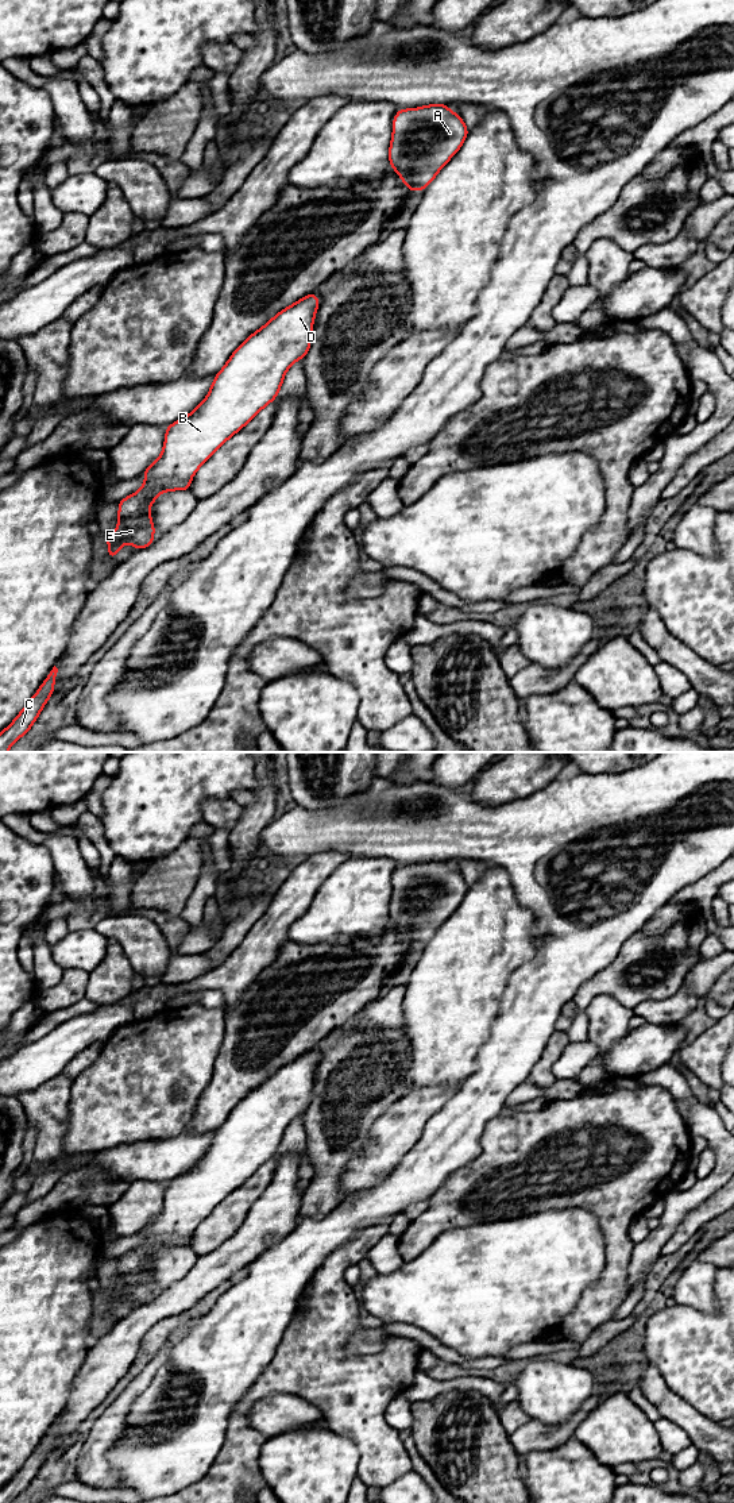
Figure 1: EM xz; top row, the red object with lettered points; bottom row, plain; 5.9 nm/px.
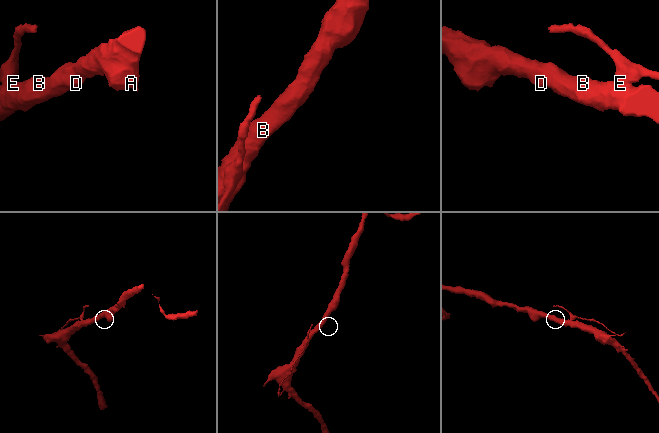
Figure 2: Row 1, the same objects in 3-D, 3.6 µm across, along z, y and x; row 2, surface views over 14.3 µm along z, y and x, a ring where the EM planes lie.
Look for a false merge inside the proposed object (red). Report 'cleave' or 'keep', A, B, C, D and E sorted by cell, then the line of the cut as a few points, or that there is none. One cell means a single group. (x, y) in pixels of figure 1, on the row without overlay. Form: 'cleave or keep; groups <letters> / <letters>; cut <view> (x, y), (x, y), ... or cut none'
cleave; groups A B D E / C; cut xz (111, 1288), (118, 1295), (119, 1305)

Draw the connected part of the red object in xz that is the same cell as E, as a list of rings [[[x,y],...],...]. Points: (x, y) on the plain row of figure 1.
[[[310,1049],[297,1059],[291,1060],[290,1063],[282,1065],[278,1068],[270,1078],[267,1078],[262,1084],[256,1086],[251,1092],[248,1092],[229,1113],[228,1118],[224,1121],[224,1124],[216,1130],[212,1142],[209,1145],[208,1152],[202,1156],[202,1159],[192,1167],[189,1171],[182,1174],[181,1176],[170,1180],[166,1183],[166,1191],[165,1191],[165,1201],[161,1213],[152,1218],[143,1229],[142,1232],[146,1233],[146,1237],[143,1242],[135,1248],[134,1250],[123,1255],[119,1257],[119,1269],[117,1269],[117,1287],[112,1288],[116,1291],[119,1295],[119,1306],[125,1300],[130,1299],[132,1300],[136,1306],[146,1304],[154,1299],[152,1294],[155,1290],[155,1283],[151,1277],[151,1267],[150,1261],[159,1253],[162,1248],[173,1248],[173,1246],[190,1246],[190,1237],[193,1236],[193,1232],[196,1228],[236,1188],[239,1188],[246,1180],[248,1180],[266,1161],[269,1161],[271,1157],[274,1157],[279,1149],[279,1145],[282,1142],[283,1134],[286,1128],[291,1124],[294,1118],[298,1115],[305,1114],[310,1105],[310,1098],[312,1098],[312,1086],[313,1086],[313,1079],[314,1079],[314,1072],[316,1068],[320,1063],[318,1053],[316,1049]]]

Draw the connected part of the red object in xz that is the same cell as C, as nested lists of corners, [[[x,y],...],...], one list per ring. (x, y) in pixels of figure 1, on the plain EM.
[[[54,1422],[28,1460],[22,1465],[16,1475],[3,1488],[0,1488],[0,1503],[11,1503],[30,1487],[50,1452],[54,1449],[57,1429],[58,1425]]]

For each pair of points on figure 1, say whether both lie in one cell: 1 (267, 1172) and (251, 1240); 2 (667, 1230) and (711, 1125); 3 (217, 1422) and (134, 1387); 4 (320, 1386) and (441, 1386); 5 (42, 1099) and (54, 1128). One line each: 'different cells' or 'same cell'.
1: different cells
2: same cell
3: different cells
4: different cells
5: same cell

